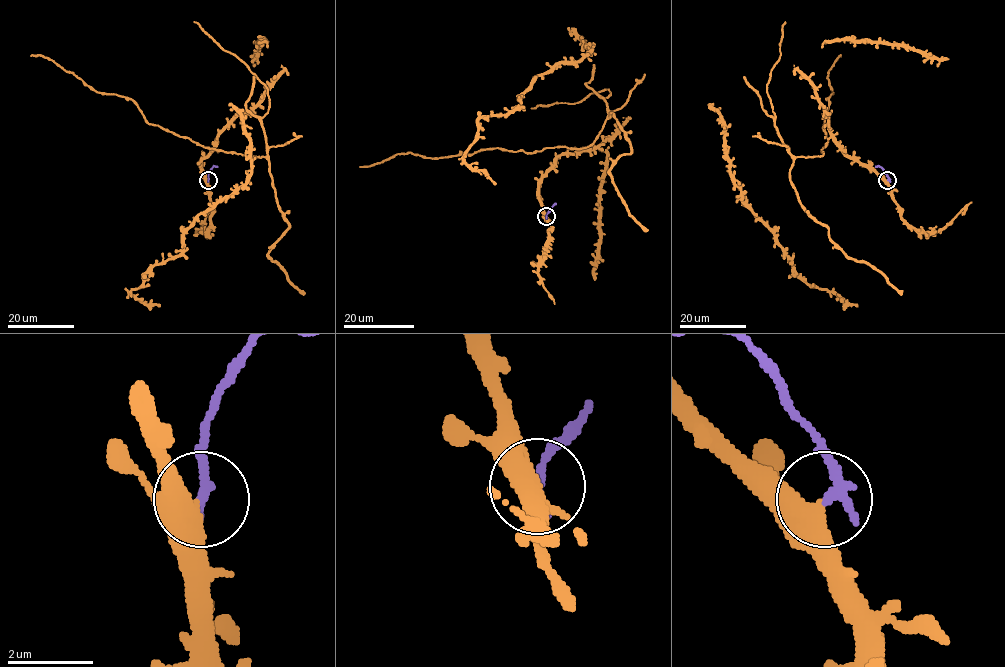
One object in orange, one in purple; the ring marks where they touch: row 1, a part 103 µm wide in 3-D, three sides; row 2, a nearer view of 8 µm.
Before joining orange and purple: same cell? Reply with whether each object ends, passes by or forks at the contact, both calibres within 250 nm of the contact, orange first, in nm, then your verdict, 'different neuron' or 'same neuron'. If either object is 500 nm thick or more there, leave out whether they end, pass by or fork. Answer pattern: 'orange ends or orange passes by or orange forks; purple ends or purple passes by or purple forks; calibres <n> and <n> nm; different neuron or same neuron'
calibres 550 and 280 nm; different neuron

